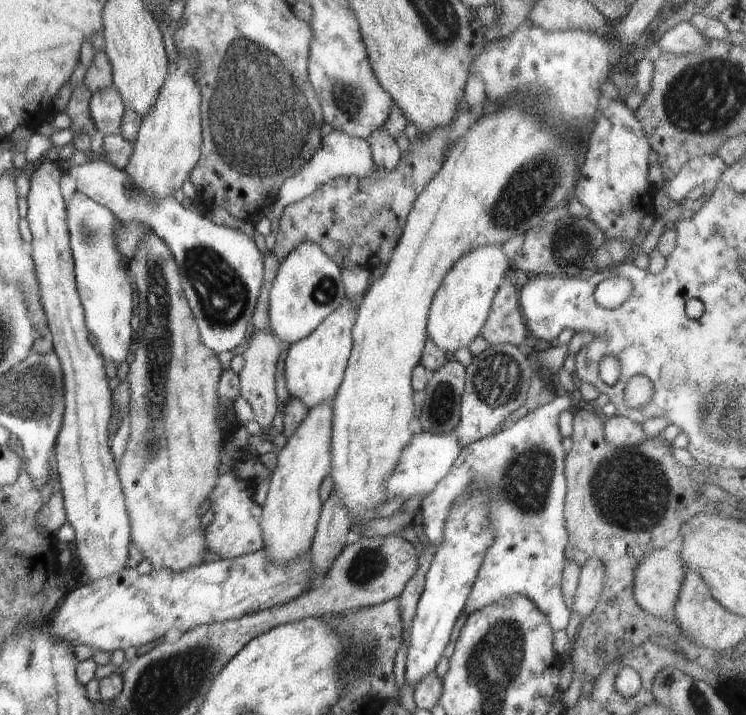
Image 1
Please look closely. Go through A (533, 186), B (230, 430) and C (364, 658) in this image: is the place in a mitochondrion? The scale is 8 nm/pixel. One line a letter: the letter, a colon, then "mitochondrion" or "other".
A: mitochondrion
B: other
C: mitochondrion

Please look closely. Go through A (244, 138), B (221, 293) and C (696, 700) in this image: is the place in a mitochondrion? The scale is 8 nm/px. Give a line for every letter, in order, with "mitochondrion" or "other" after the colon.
A: mitochondrion
B: mitochondrion
C: mitochondrion

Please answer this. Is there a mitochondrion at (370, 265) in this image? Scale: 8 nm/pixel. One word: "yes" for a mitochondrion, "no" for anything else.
no

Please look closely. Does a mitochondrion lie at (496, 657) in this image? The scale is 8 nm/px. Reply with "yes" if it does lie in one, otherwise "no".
yes

